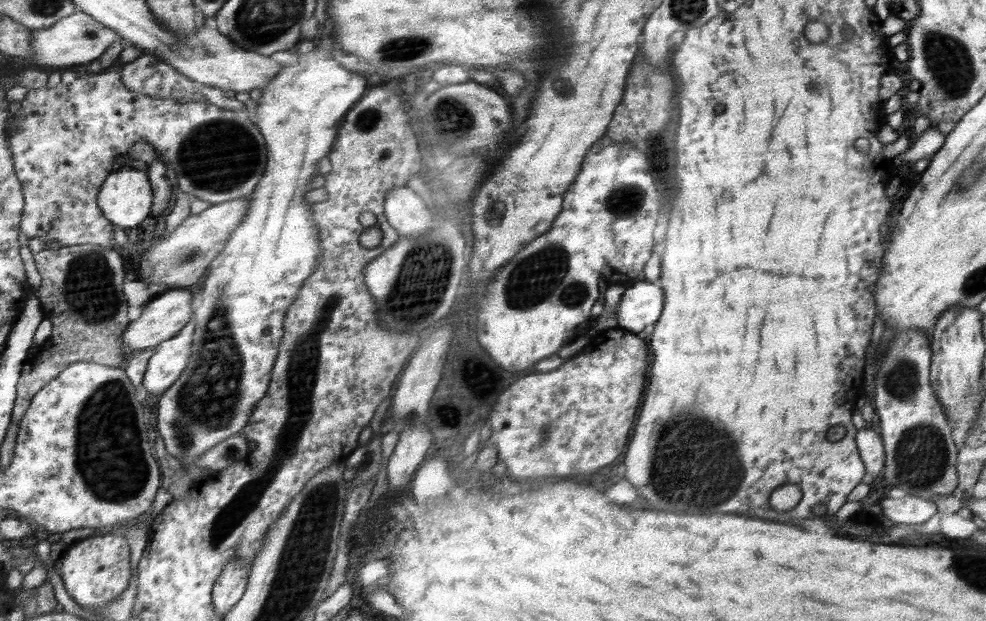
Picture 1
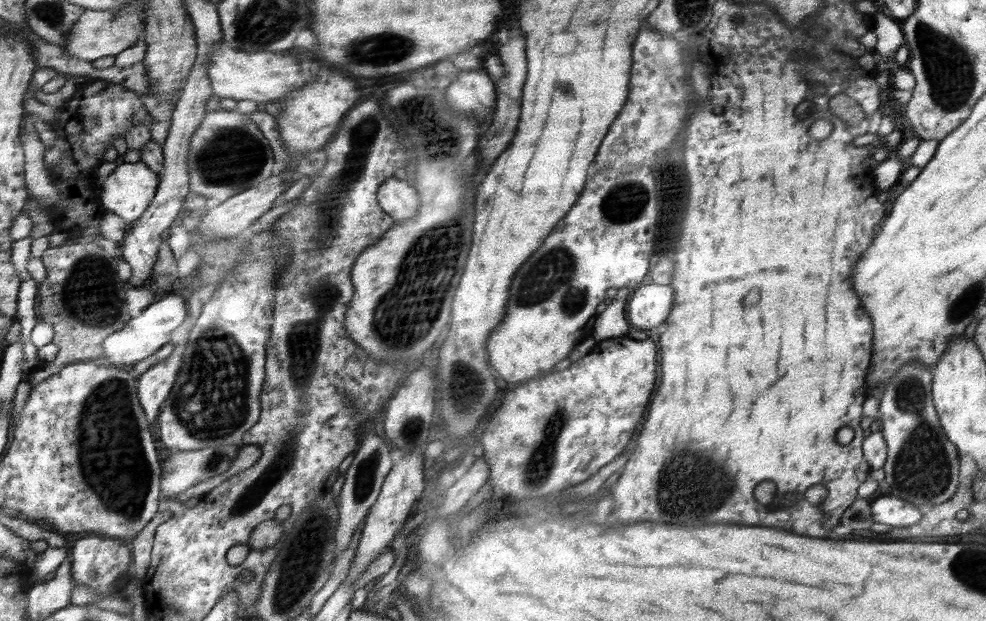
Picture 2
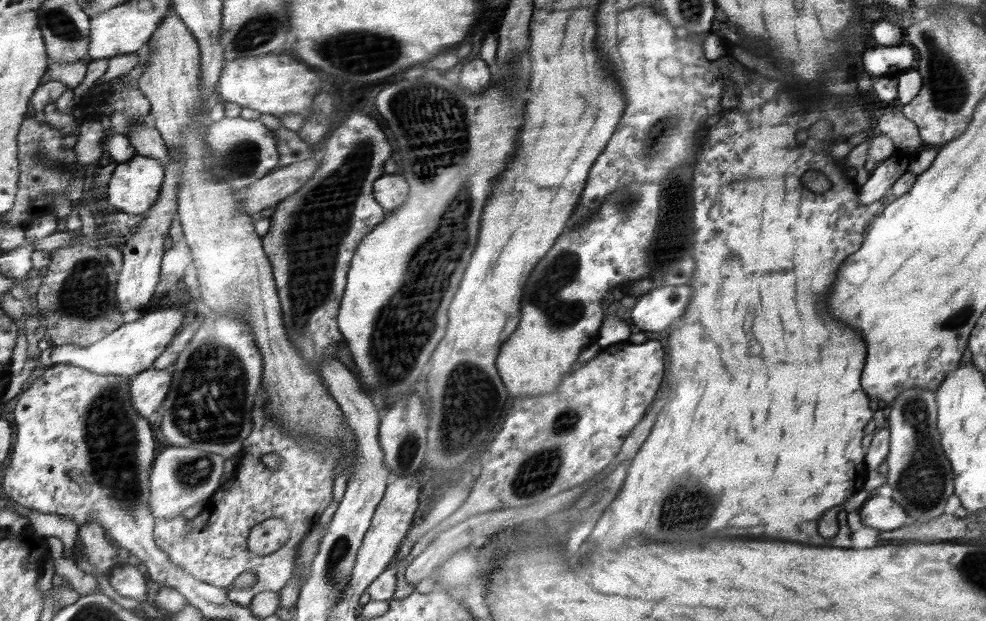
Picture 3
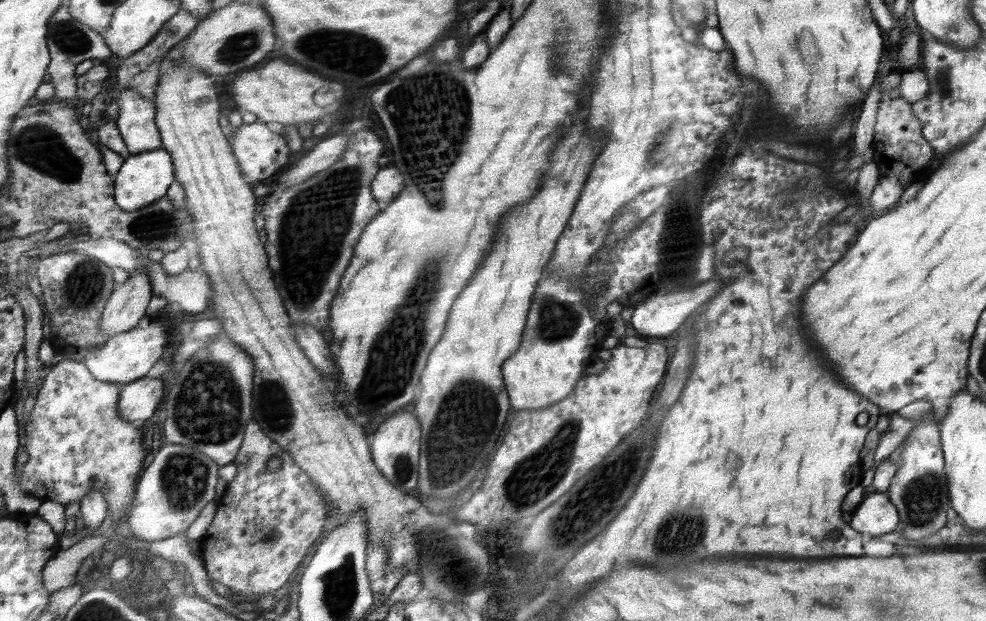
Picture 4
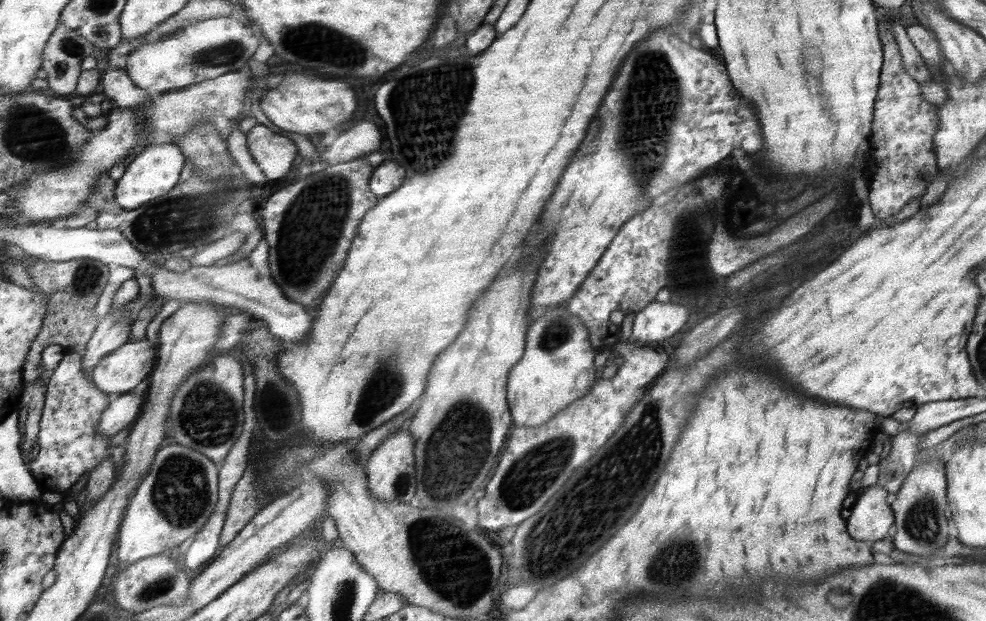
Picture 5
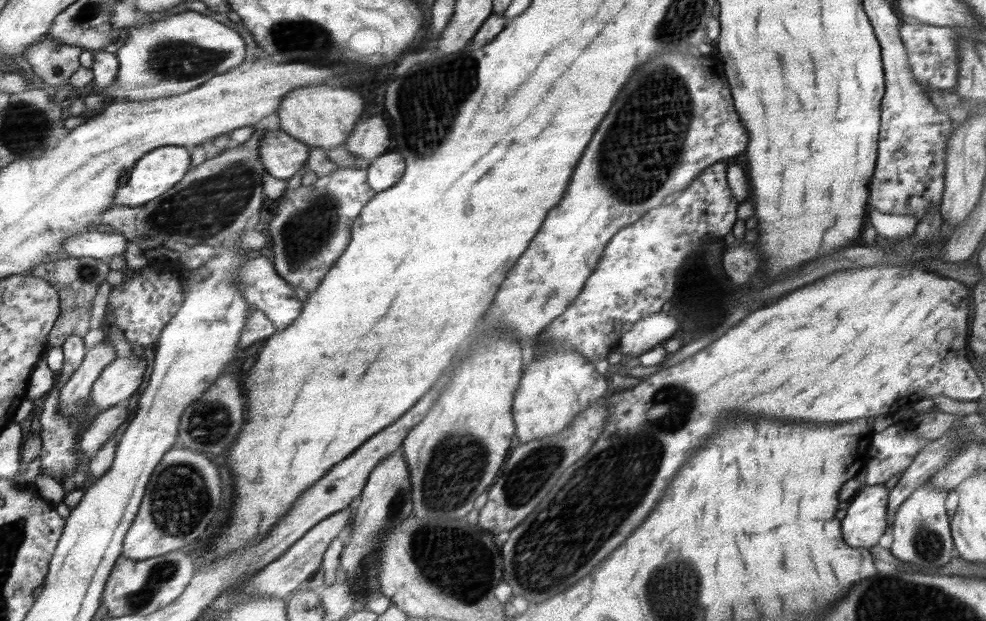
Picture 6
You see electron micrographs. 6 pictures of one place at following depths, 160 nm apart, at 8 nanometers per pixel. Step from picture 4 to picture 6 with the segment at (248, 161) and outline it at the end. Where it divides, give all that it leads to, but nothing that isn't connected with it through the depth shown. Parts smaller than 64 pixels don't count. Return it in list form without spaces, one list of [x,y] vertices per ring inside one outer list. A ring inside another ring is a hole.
[[[281,128],[265,130],[260,141],[259,157],[270,176],[284,180],[302,168],[308,158],[308,148],[292,135],[282,132]]]

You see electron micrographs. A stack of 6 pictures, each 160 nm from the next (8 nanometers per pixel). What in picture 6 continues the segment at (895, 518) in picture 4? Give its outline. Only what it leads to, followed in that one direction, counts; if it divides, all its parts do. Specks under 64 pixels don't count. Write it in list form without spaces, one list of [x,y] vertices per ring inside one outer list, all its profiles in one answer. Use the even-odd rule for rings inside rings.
[[[882,484],[866,486],[849,501],[841,522],[845,542],[852,548],[866,548],[877,544],[889,528],[888,504],[891,491]]]

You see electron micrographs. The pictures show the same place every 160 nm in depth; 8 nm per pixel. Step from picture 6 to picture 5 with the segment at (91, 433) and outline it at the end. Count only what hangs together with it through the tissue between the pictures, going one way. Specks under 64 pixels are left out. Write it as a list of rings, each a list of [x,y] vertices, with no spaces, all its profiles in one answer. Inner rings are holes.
[[[134,390],[116,397],[116,400],[111,401],[102,414],[100,426],[98,426],[99,434],[114,437],[116,432],[120,432],[130,422],[134,423],[138,412],[142,414],[142,402],[144,402],[144,396],[142,394],[136,396]]]

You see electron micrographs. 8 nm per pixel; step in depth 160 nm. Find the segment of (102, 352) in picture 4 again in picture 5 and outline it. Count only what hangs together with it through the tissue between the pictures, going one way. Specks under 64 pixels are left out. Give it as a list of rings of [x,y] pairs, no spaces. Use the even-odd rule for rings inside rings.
[[[147,338],[136,341],[129,340],[126,344],[120,346],[119,349],[104,357],[91,372],[90,379],[100,390],[104,391],[104,394],[110,395],[111,402],[116,400],[119,395],[138,388],[146,380],[146,376],[154,368],[154,358],[156,358],[156,352],[152,348],[152,342],[148,341]]]

